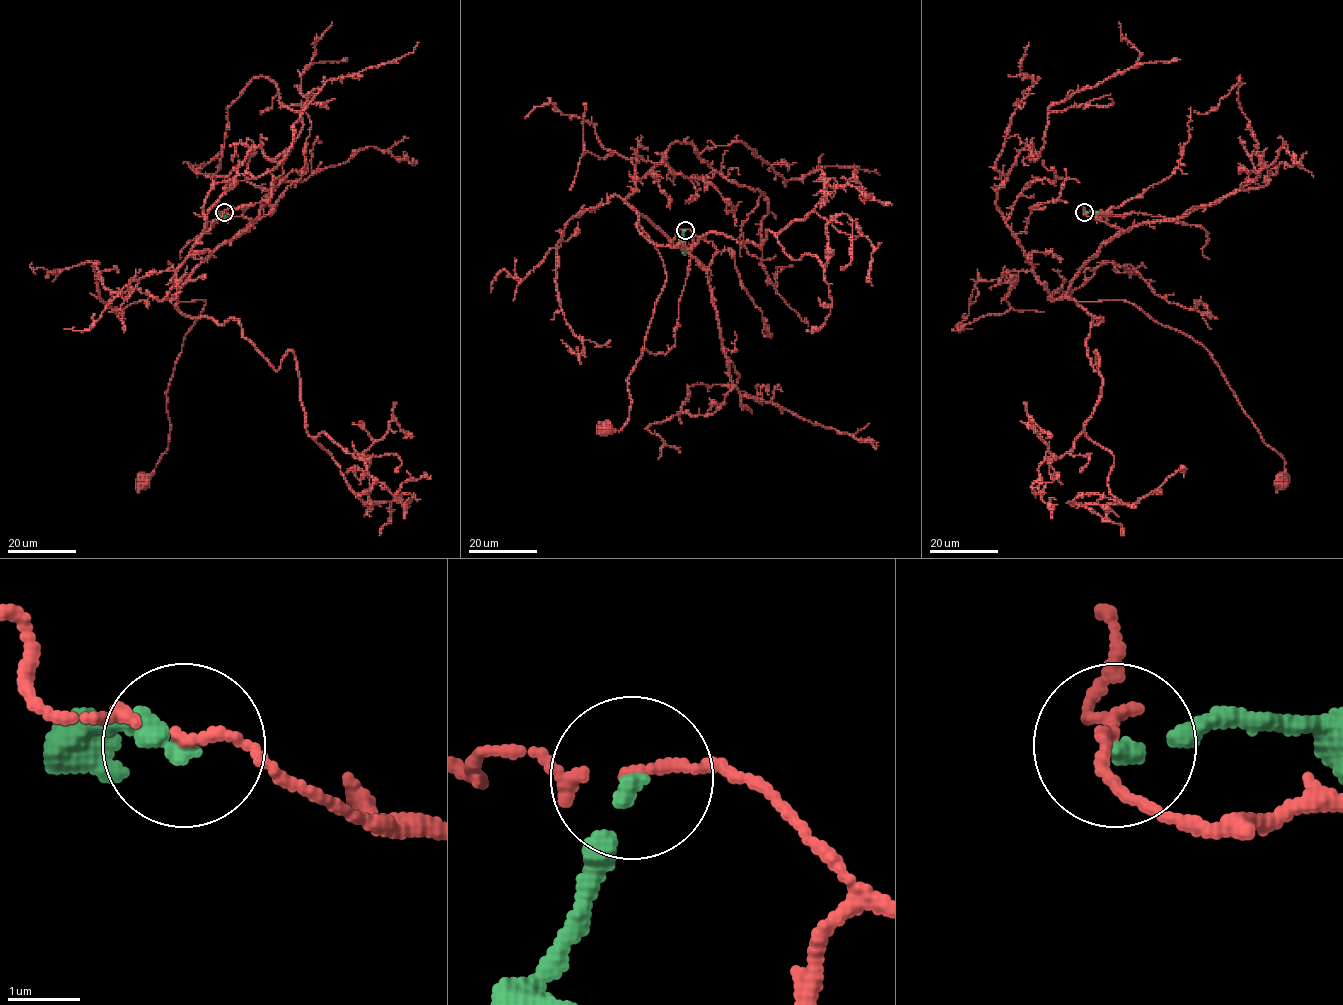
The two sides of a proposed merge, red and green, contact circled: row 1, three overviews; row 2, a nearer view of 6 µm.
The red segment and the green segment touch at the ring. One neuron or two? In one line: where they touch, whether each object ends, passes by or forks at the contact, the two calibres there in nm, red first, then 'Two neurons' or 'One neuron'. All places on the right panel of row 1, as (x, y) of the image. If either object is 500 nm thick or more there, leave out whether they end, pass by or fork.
Place: (1084, 212). At the ring red forks. At the ring green ends. Thickness 90 nm (red) against 200 nm. Two neurons

